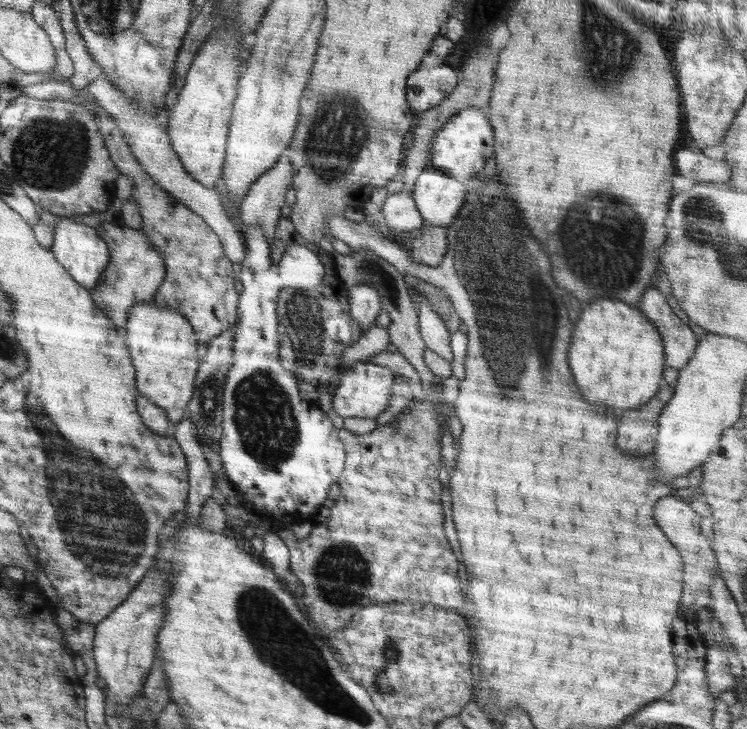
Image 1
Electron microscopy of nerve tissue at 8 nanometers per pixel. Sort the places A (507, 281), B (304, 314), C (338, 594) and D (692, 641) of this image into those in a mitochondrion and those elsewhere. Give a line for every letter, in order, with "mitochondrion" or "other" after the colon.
A: mitochondrion
B: mitochondrion
C: mitochondrion
D: other

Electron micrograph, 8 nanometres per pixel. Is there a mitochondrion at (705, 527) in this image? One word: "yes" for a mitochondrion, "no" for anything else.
no

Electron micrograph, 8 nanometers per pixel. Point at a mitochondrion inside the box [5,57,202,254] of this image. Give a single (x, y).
(49, 154)

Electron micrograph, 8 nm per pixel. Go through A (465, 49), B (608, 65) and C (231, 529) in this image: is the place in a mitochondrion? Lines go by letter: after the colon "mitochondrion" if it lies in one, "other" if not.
A: other
B: mitochondrion
C: other

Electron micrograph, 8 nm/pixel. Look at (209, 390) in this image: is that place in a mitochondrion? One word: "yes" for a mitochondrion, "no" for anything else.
yes

